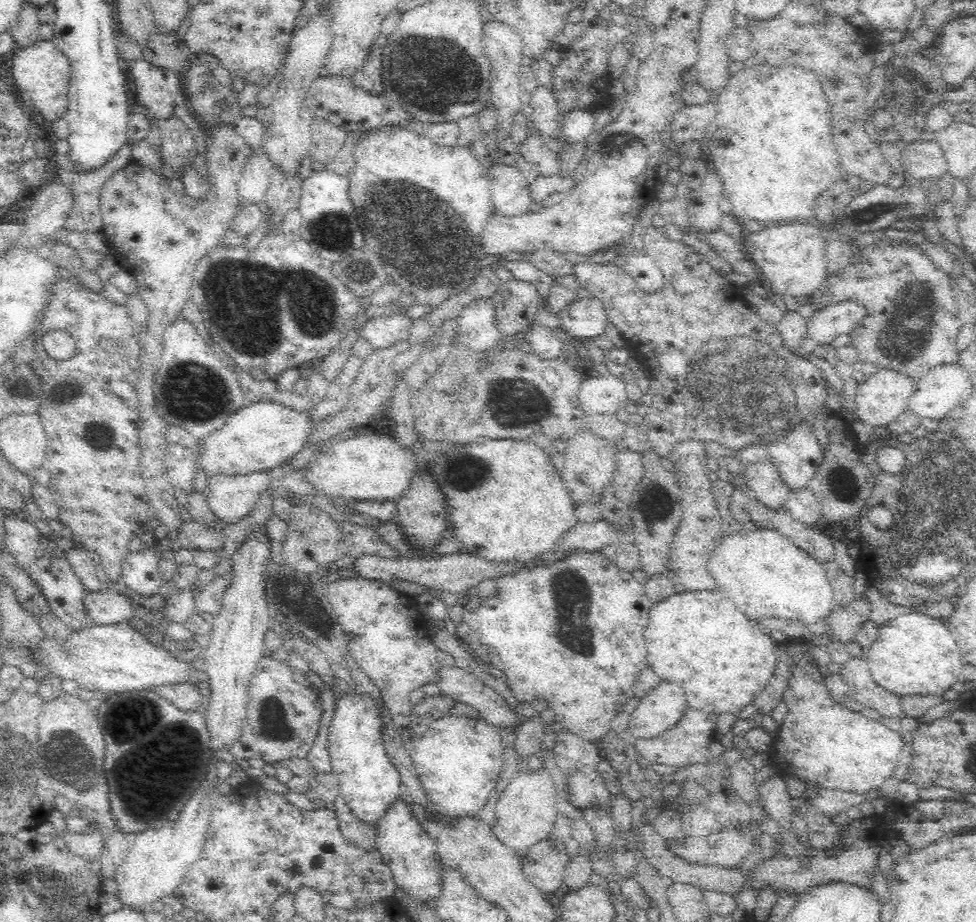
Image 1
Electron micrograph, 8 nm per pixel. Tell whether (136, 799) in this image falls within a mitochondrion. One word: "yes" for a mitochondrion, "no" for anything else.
yes

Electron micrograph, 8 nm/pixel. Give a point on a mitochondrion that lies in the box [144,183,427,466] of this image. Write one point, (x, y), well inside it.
(250, 316)

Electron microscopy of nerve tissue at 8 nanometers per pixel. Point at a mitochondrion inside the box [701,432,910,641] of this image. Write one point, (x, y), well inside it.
(842, 484)

